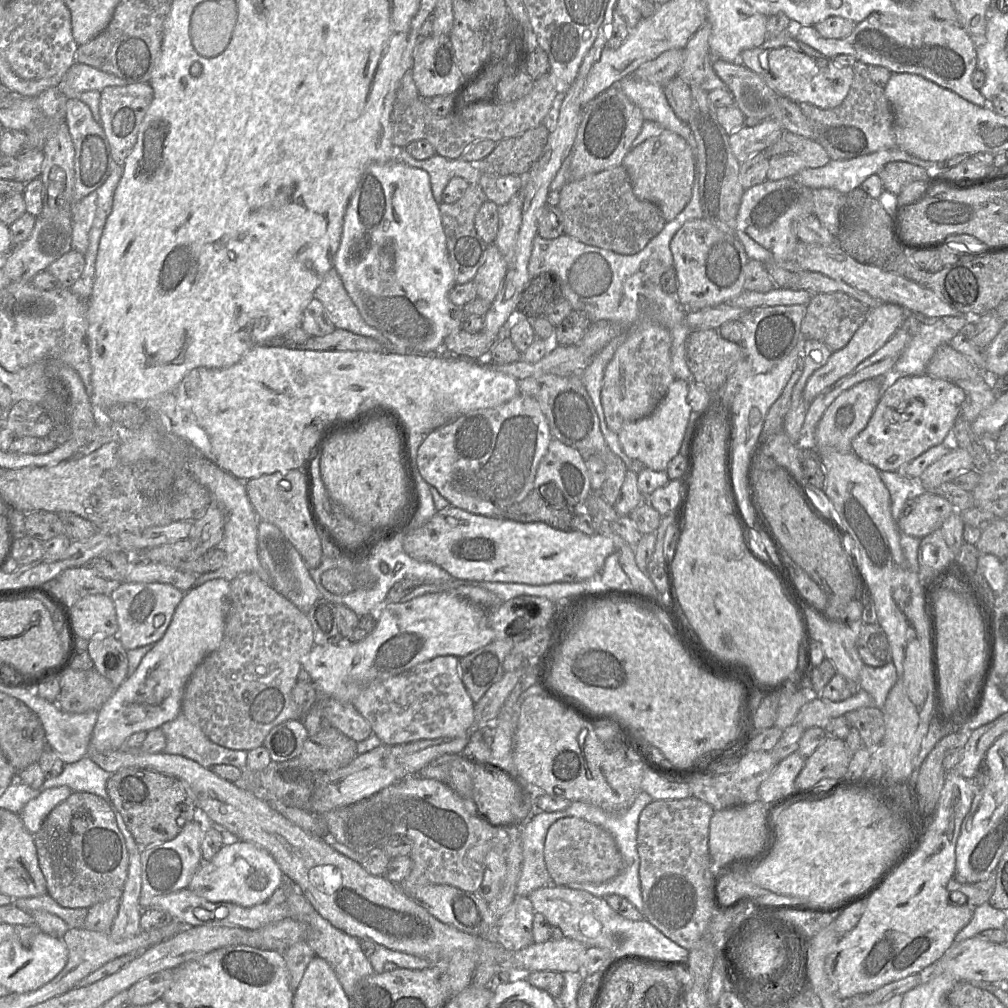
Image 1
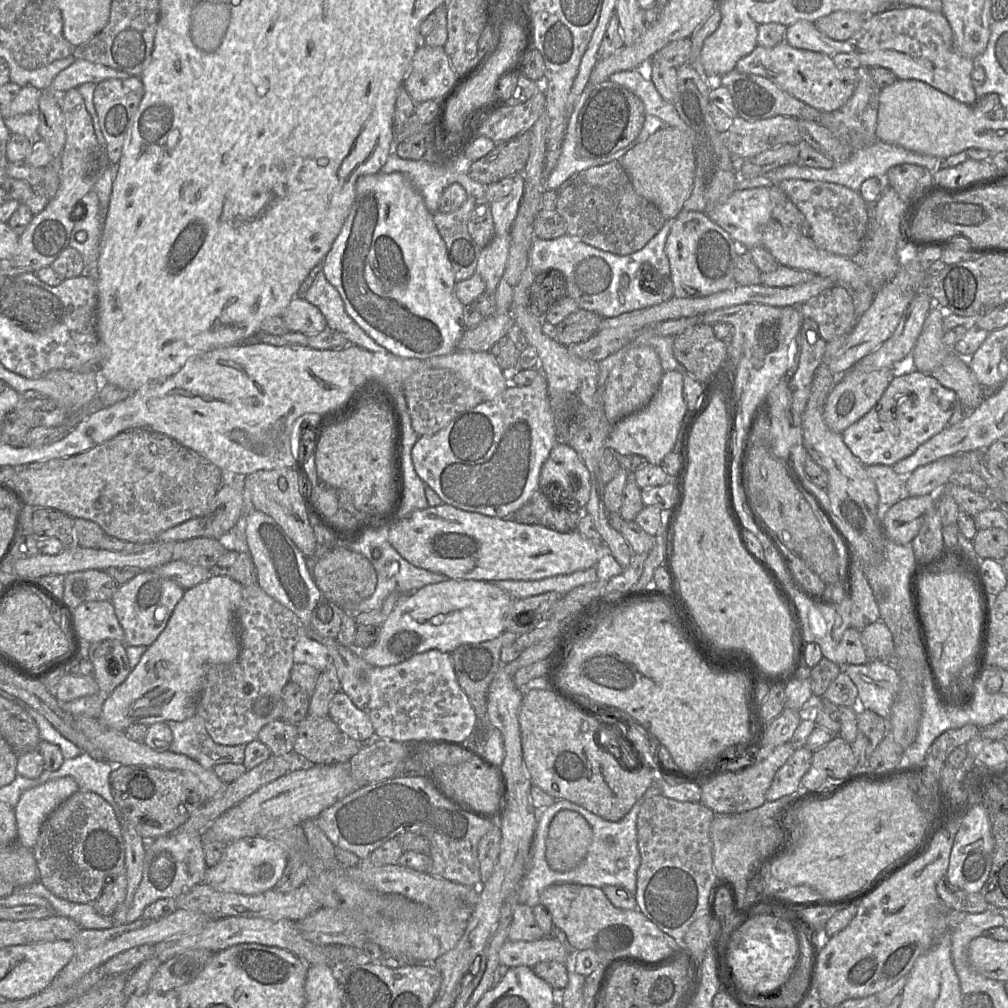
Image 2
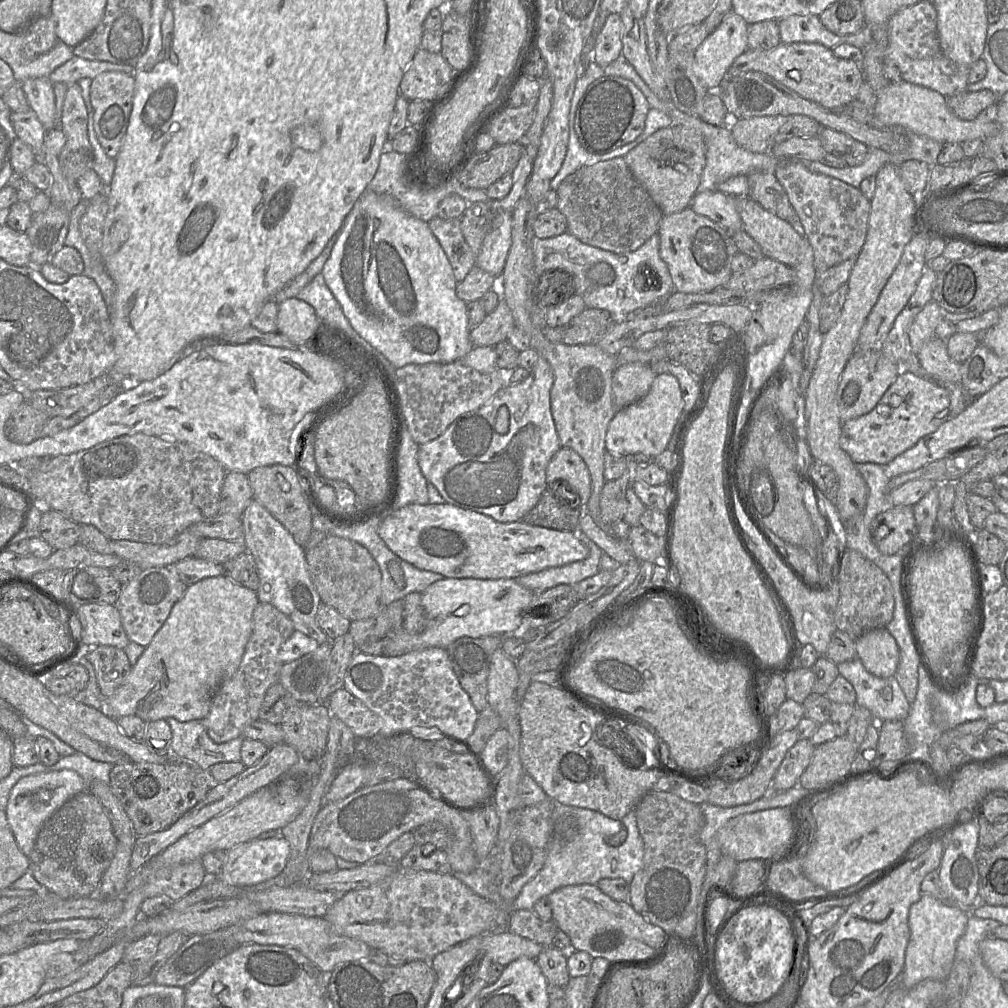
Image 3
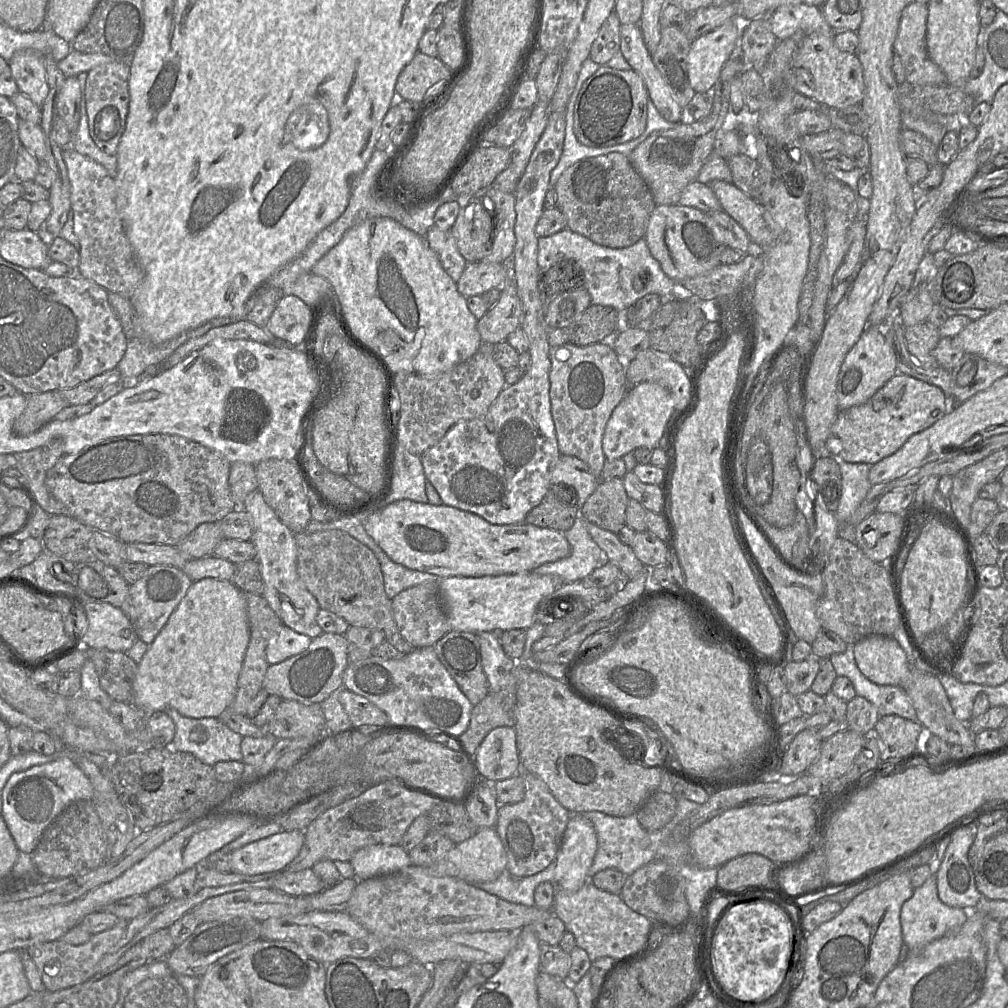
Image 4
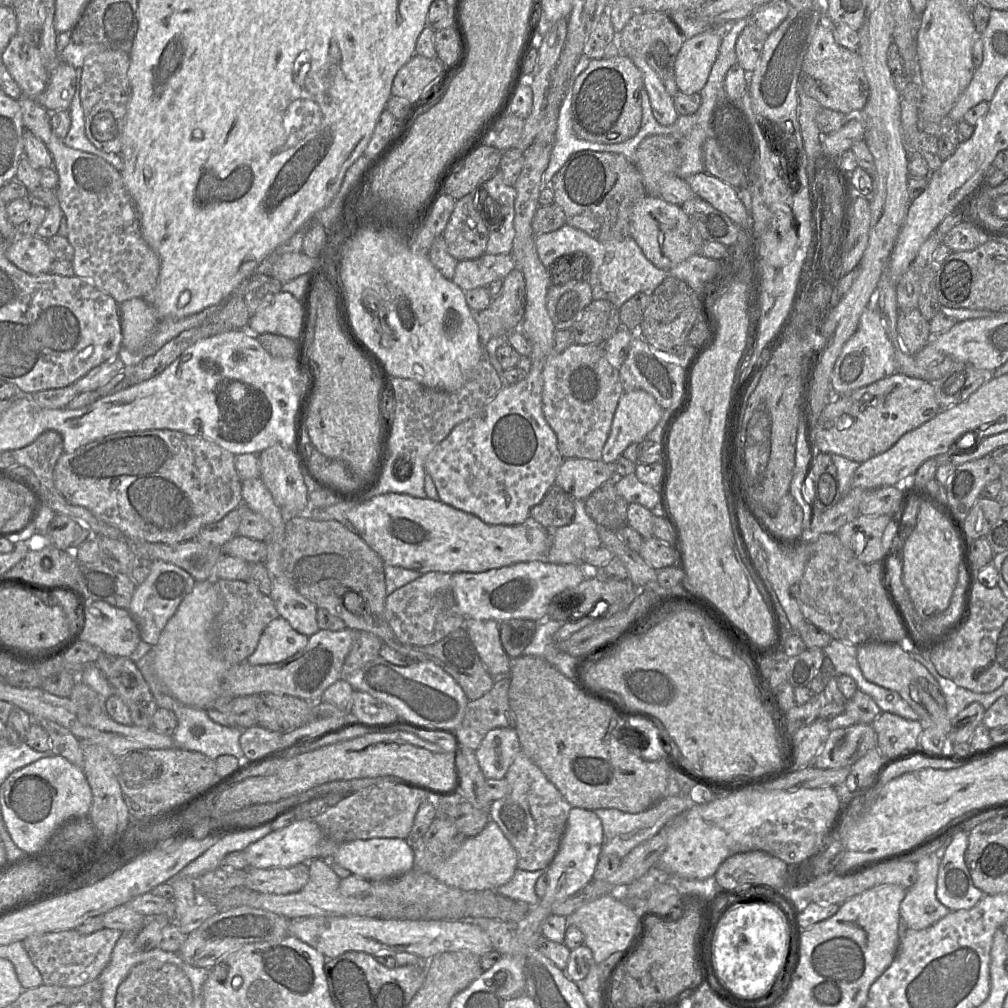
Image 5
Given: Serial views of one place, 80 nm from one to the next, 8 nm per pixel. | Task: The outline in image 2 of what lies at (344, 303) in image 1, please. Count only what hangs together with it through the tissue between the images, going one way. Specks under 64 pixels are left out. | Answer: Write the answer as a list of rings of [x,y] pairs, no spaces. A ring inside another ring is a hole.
[[[321,271],[304,299],[315,305],[324,315],[328,328],[341,332],[353,344],[371,352],[387,353],[388,351],[376,343],[346,312],[344,302]]]

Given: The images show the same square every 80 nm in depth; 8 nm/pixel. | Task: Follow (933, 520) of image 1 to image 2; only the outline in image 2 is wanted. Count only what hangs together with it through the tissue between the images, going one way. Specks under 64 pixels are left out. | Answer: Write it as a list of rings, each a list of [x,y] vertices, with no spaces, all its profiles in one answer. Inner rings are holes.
[[[937,494],[909,496],[900,500],[881,521],[885,538],[900,545],[911,543],[919,532],[922,516],[933,509],[937,509]]]

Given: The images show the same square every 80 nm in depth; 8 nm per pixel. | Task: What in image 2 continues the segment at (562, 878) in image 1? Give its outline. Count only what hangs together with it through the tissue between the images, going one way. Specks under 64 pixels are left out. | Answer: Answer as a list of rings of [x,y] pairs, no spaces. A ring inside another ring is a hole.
[[[561,810],[552,819],[546,839],[546,861],[557,872],[579,865],[592,844],[591,825],[578,812]]]

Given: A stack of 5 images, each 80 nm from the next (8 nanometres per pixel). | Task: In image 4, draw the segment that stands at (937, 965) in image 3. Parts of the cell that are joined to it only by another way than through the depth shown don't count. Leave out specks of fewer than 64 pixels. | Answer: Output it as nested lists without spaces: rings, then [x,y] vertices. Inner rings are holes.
[[[932,874],[901,908],[903,941],[907,950],[919,948],[960,928],[967,920],[967,911],[944,904],[938,896],[936,875]]]

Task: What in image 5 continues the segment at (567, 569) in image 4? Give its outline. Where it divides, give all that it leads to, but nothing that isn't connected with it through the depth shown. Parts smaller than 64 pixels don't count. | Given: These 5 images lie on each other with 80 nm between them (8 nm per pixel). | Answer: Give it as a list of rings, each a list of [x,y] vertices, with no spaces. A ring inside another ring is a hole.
[[[574,499],[575,515],[573,521],[560,527],[546,527],[551,539],[551,549],[545,559],[539,561],[555,564],[584,564],[583,553],[586,549],[595,549],[602,545],[598,524],[587,514],[585,499]]]

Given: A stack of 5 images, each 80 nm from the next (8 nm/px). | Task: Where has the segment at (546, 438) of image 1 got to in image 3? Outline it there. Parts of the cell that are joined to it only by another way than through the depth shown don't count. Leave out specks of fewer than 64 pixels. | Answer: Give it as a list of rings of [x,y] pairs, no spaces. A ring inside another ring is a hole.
[[[538,355],[536,364],[524,381],[505,385],[487,403],[459,416],[439,437],[419,446],[420,469],[447,504],[483,513],[499,522],[514,522],[538,503],[547,487],[547,466],[561,447],[551,412],[553,381],[550,364]]]

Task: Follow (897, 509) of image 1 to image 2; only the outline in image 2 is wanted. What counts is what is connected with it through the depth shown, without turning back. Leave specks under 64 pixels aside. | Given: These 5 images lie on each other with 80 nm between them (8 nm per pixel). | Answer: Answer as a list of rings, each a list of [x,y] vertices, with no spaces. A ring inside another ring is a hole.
[[[869,465],[866,469],[879,495],[877,517],[881,522],[894,504],[909,497],[906,490],[906,478],[897,474],[892,467],[885,465]]]

